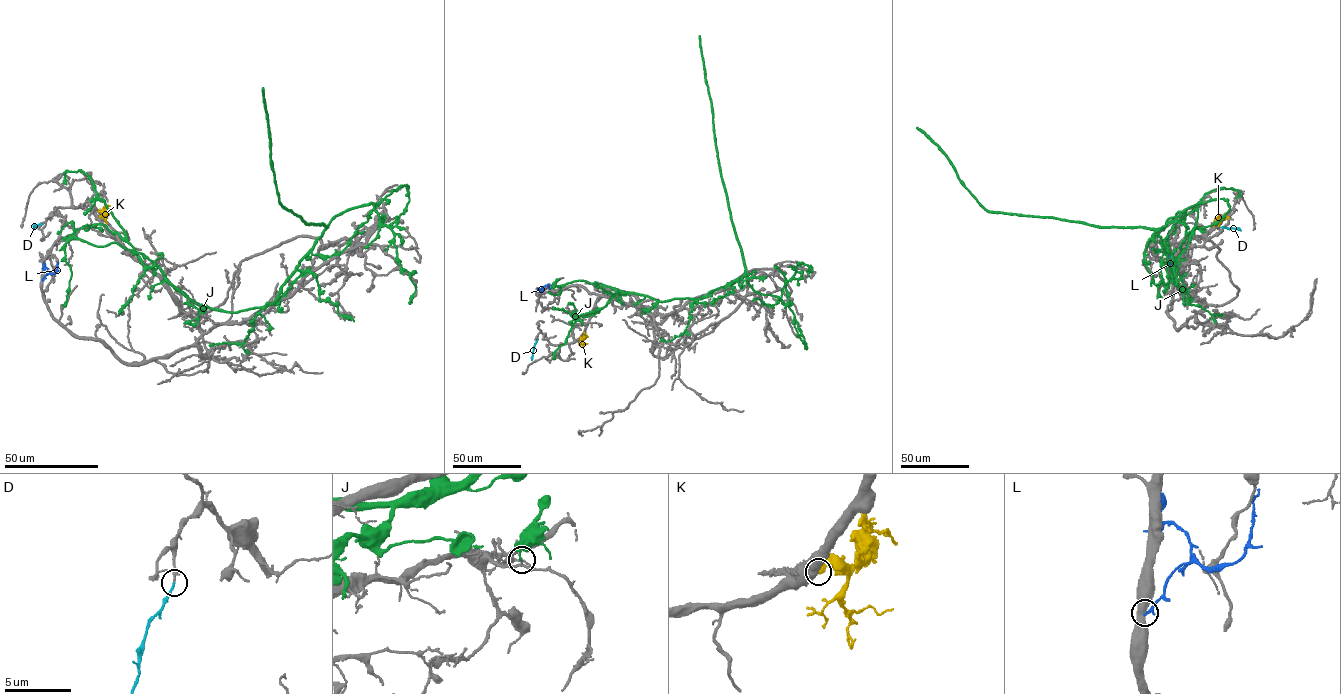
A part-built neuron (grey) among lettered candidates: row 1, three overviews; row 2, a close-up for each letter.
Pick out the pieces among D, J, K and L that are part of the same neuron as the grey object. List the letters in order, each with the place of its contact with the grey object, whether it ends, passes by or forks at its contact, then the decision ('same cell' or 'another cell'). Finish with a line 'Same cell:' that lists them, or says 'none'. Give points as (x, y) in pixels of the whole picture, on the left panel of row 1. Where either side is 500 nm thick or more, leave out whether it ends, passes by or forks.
D: meets grey at (41, 224); it ends there; same cell
J: meets grey at (278, 311); it ends there; another cell
K: meets grey at (99, 217); another cell
L: meets grey at (42, 280); another cell
Same cell: D

